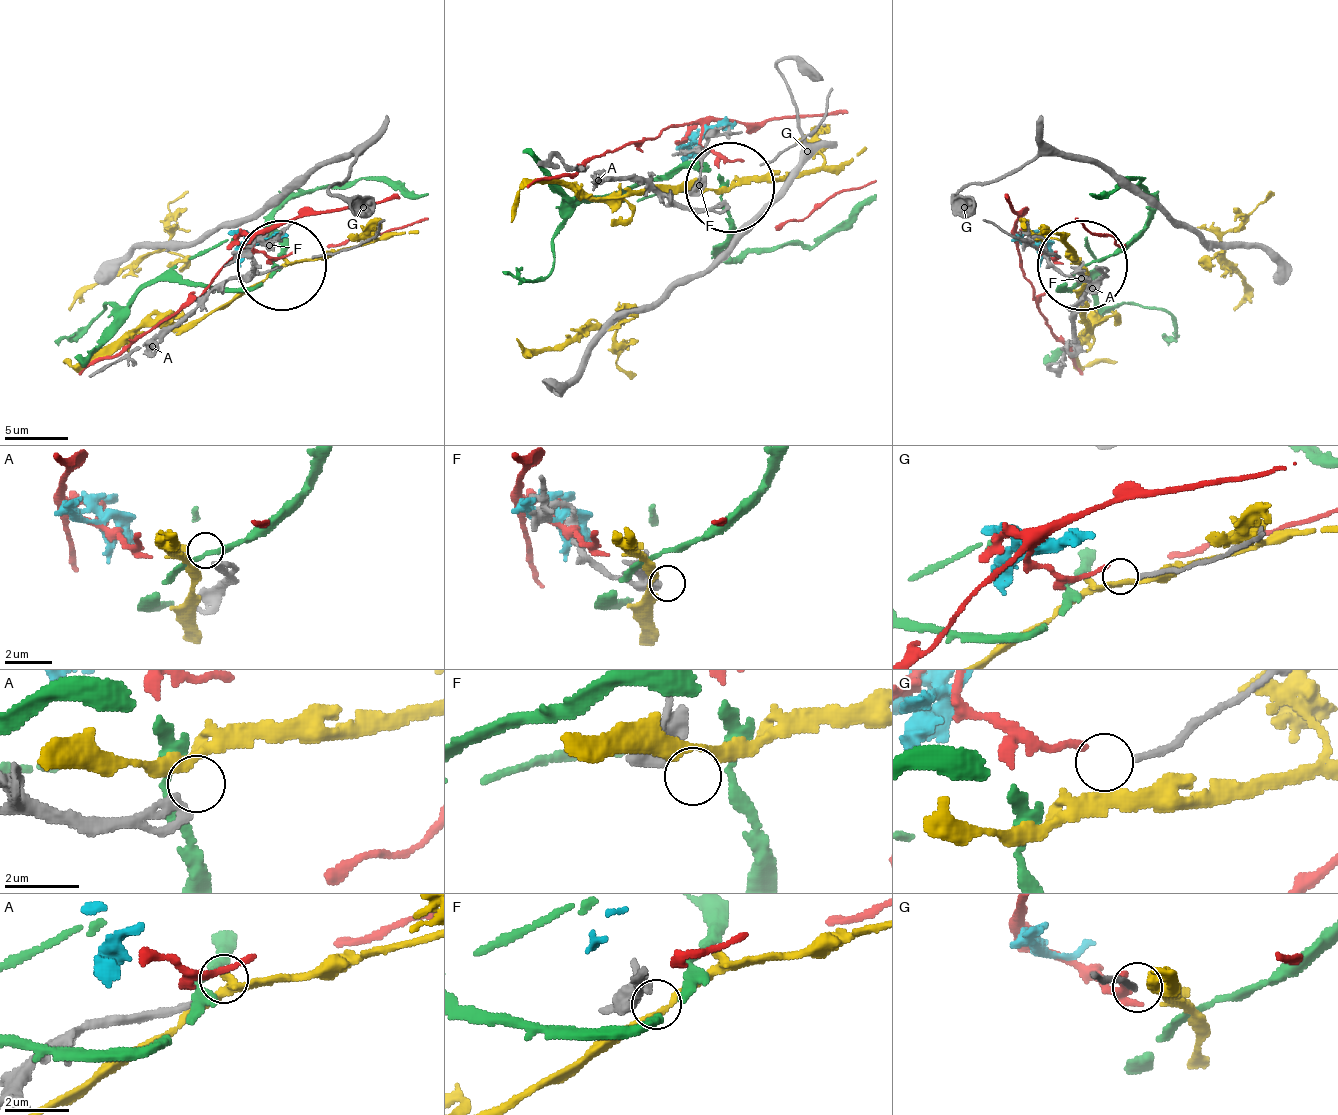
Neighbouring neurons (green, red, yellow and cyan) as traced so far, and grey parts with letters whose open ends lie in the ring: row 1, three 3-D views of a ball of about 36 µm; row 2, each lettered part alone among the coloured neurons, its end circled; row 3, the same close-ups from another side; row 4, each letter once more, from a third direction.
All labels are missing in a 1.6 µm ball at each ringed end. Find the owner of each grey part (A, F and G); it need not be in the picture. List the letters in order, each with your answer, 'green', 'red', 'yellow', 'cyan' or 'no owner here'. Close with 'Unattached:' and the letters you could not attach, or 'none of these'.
A: no owner here
F: no owner here
G: no owner here
Unattached: A, F, G

